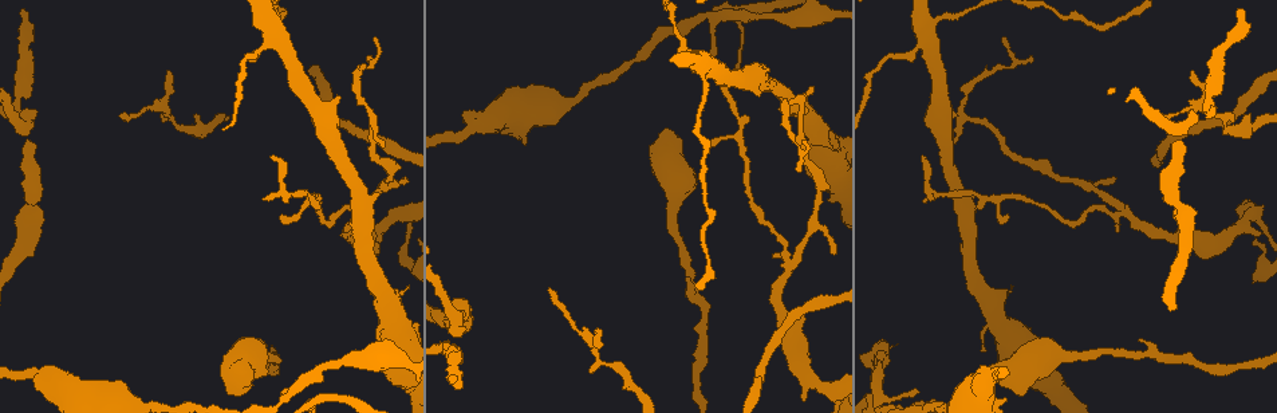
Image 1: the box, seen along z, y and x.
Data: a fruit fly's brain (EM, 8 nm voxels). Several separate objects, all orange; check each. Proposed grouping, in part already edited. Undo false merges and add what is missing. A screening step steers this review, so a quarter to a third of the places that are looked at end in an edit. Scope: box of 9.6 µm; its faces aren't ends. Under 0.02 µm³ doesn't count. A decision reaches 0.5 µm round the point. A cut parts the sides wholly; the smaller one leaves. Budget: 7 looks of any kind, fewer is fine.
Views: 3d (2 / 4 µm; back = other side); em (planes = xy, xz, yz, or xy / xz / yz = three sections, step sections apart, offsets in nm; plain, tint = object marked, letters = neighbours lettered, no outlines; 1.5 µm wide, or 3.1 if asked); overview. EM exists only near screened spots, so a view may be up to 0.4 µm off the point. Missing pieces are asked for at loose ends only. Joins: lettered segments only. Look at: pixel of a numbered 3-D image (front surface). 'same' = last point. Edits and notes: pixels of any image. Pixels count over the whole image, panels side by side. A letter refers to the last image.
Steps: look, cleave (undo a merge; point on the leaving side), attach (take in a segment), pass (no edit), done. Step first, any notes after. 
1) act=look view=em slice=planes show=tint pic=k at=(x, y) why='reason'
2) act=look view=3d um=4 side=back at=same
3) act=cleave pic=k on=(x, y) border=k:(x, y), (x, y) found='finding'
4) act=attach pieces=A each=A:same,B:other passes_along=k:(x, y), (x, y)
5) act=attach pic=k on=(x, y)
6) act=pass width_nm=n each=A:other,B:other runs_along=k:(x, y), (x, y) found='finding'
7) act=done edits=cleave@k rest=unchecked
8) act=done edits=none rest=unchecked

act=look view=3d um=2 pic=1 at=(374, 116) why='sharp bend'

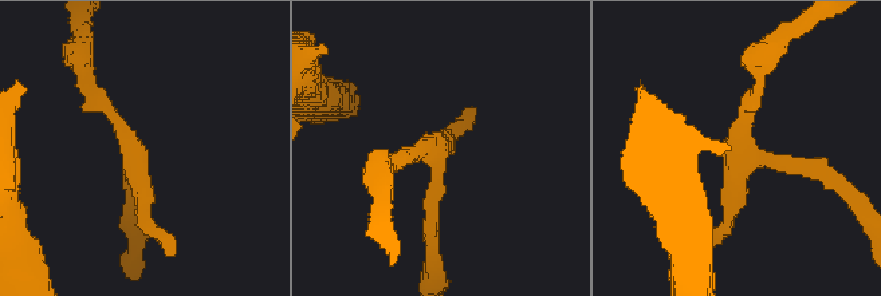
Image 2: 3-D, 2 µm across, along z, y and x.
act=look view=em slice=planes show=tint pic=2 at=(434, 160)

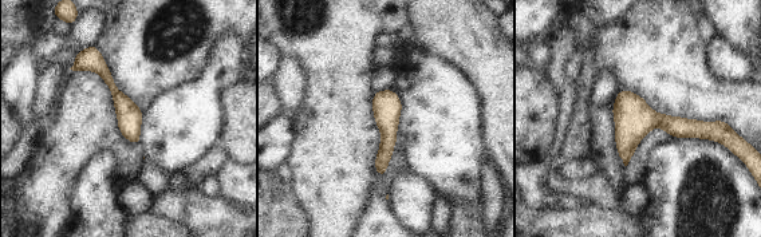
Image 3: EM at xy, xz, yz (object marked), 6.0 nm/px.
act=look view=em slice=planes show=letters at=same

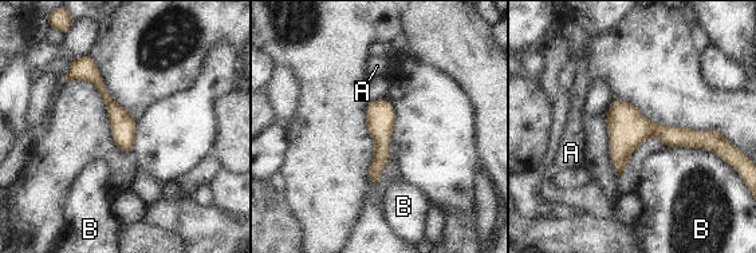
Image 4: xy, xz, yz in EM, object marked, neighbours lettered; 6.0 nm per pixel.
act=pass longest_contact=B:460nm each=A:other,B:other border=4:(611, 99), (607, 153), (618, 176) found='continuous, no second neuron'

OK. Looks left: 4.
act=look view=3d um=2 side=back pic=1 at=(1127, 212) why='a fork'

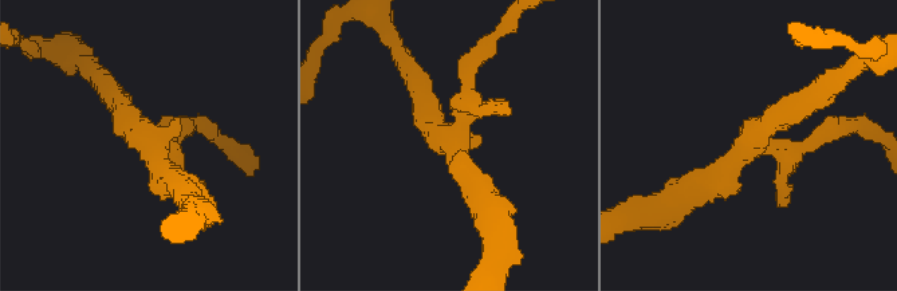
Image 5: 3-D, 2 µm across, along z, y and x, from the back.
act=look view=em slice=planes show=letters pic=5 at=(451, 142) why='now the EM'

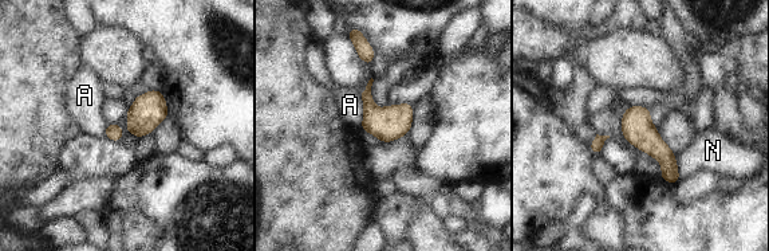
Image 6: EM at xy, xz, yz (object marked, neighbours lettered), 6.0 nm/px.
act=pass each=A:other,N:other border=6:(357, 91), (362, 99), (361, 129) found='continuous, no second neuron'

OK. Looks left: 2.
act=done edits=none rest=unchecked

